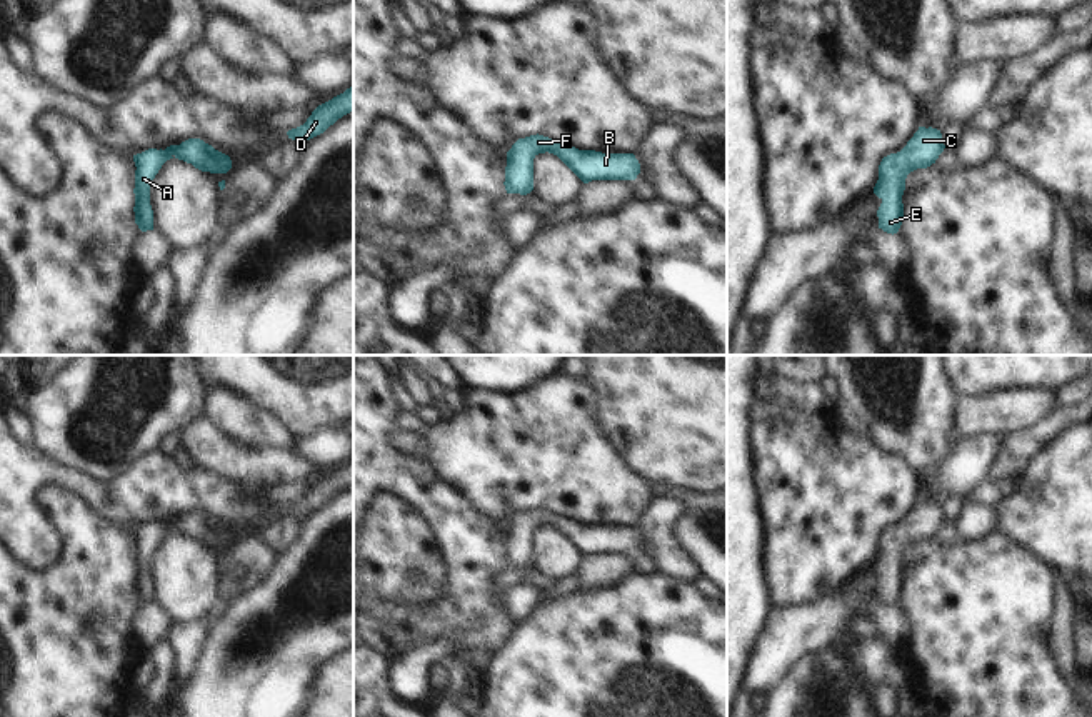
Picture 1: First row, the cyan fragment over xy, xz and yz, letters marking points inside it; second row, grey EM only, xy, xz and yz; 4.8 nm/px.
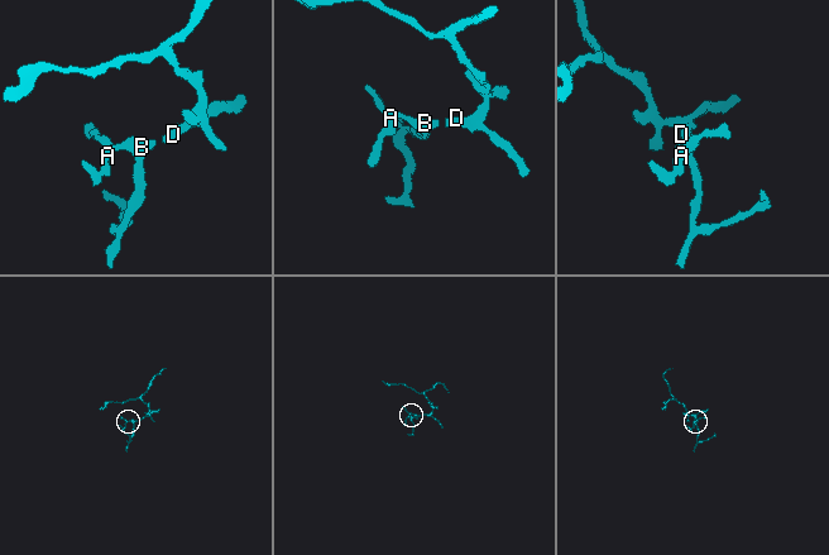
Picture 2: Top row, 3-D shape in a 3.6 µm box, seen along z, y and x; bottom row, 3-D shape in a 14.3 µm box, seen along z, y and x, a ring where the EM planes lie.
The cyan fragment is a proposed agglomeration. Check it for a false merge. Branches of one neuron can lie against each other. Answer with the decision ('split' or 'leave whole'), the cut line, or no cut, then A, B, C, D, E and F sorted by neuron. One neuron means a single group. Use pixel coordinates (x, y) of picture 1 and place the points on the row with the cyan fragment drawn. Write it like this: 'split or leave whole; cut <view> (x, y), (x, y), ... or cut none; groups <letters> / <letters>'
leave whole; cut none; groups A B C D E F

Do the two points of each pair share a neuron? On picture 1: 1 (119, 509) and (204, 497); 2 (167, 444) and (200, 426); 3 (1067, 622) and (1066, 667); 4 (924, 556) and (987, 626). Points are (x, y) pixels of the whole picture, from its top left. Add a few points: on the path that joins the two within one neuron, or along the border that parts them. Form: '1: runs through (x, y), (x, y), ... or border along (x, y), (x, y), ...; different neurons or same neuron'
1: runs through (140, 497), (182, 497); same neuron
2: border along (179, 432), (180, 444); different neurons
3: runs through (1066, 634), (1066, 656); same neuron
4: runs through (936, 572), (972, 609); same neuron

